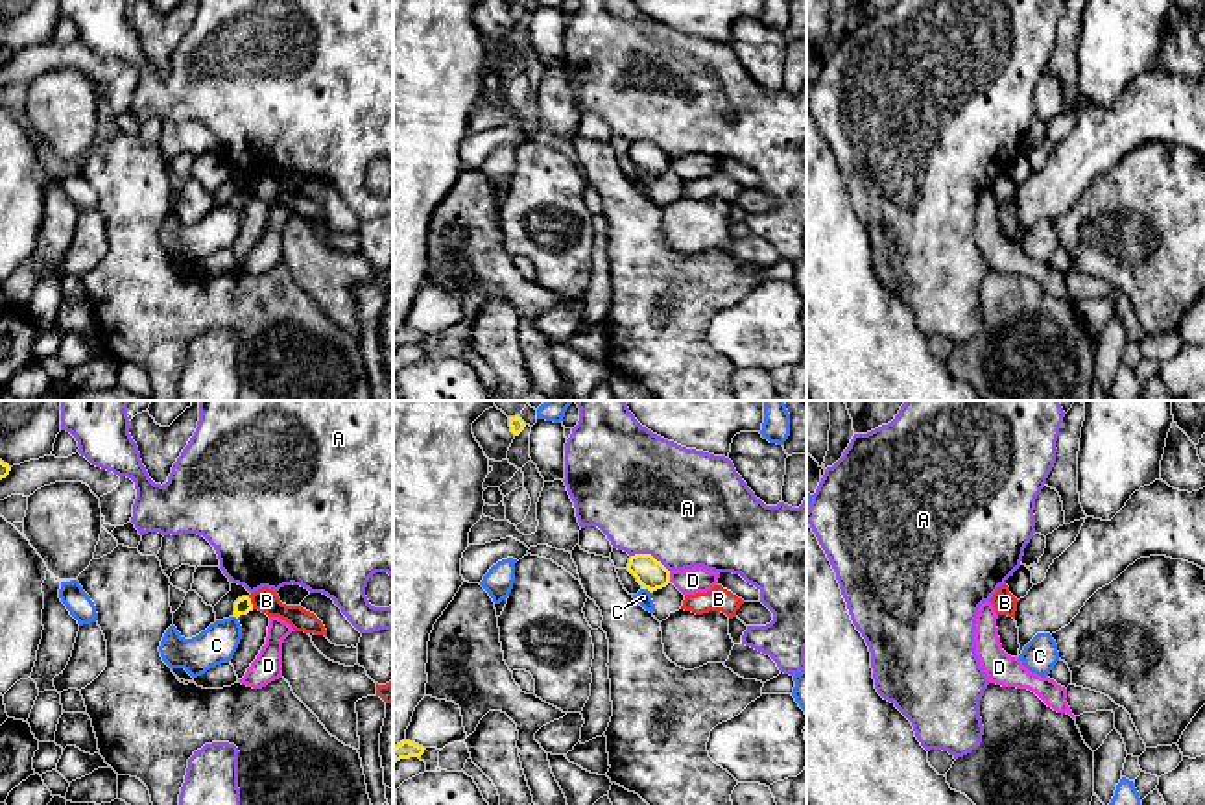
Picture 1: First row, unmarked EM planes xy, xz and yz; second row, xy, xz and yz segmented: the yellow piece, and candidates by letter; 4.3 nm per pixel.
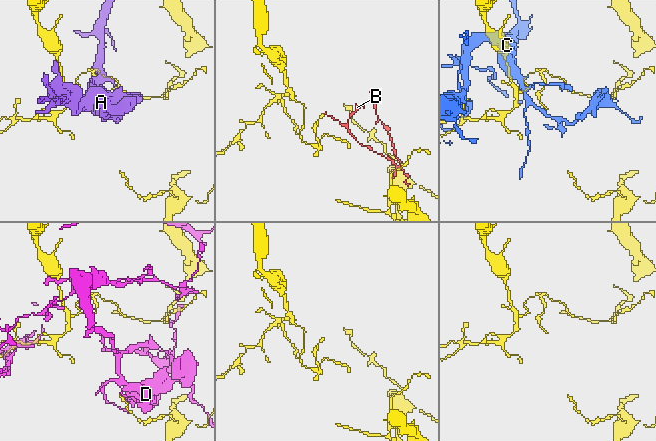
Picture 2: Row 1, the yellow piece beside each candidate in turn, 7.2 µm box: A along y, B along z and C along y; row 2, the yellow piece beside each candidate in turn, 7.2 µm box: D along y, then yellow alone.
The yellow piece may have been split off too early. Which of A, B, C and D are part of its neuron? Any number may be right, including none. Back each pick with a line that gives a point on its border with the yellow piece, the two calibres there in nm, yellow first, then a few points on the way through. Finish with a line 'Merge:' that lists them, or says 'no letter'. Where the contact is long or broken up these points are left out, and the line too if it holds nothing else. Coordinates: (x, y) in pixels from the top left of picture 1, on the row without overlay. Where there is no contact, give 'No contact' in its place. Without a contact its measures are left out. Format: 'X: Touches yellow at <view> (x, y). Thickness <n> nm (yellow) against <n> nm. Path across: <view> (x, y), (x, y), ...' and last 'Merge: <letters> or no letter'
Merge: no letter

